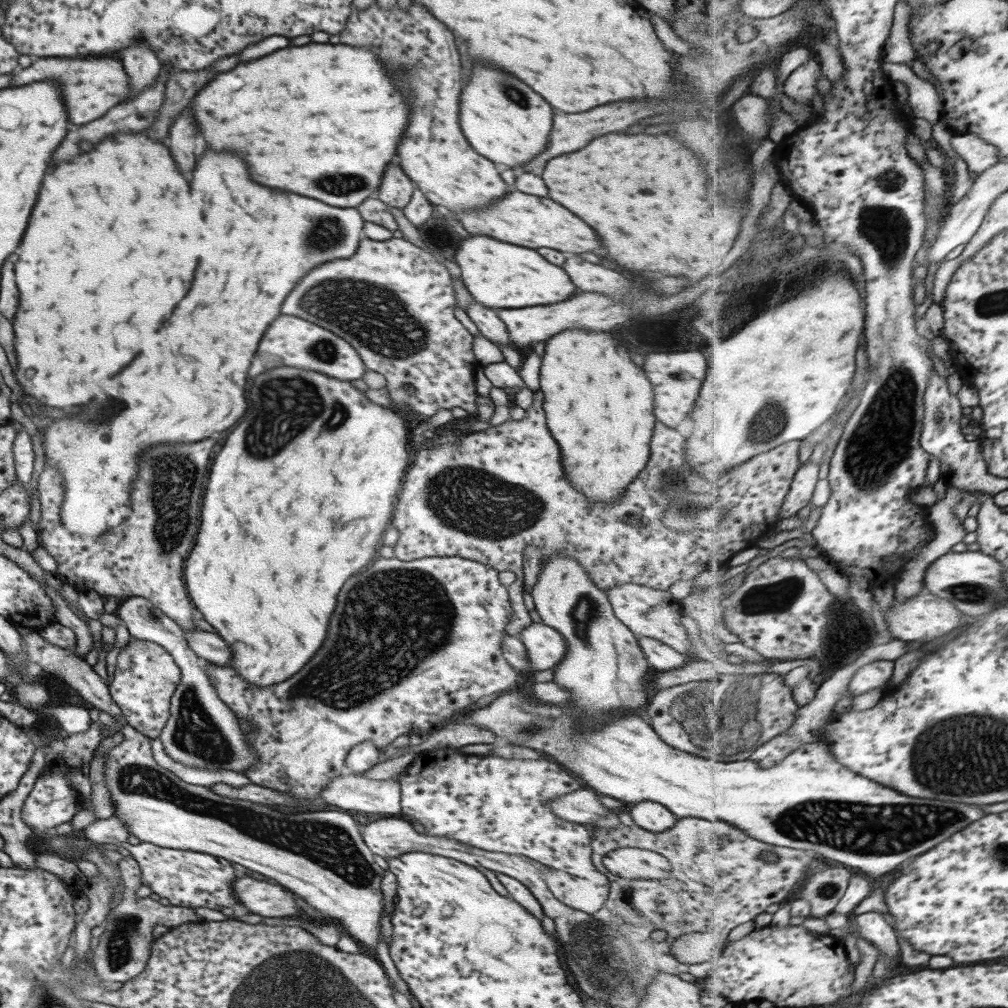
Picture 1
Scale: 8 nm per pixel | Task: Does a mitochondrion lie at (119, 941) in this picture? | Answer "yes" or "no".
yes

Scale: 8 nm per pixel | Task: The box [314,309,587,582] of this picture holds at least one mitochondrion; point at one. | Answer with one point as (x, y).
(469, 500)

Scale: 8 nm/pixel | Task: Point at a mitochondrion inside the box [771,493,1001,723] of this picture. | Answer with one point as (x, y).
(969, 593)

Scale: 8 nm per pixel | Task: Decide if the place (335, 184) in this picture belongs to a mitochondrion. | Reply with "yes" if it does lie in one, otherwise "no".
yes

